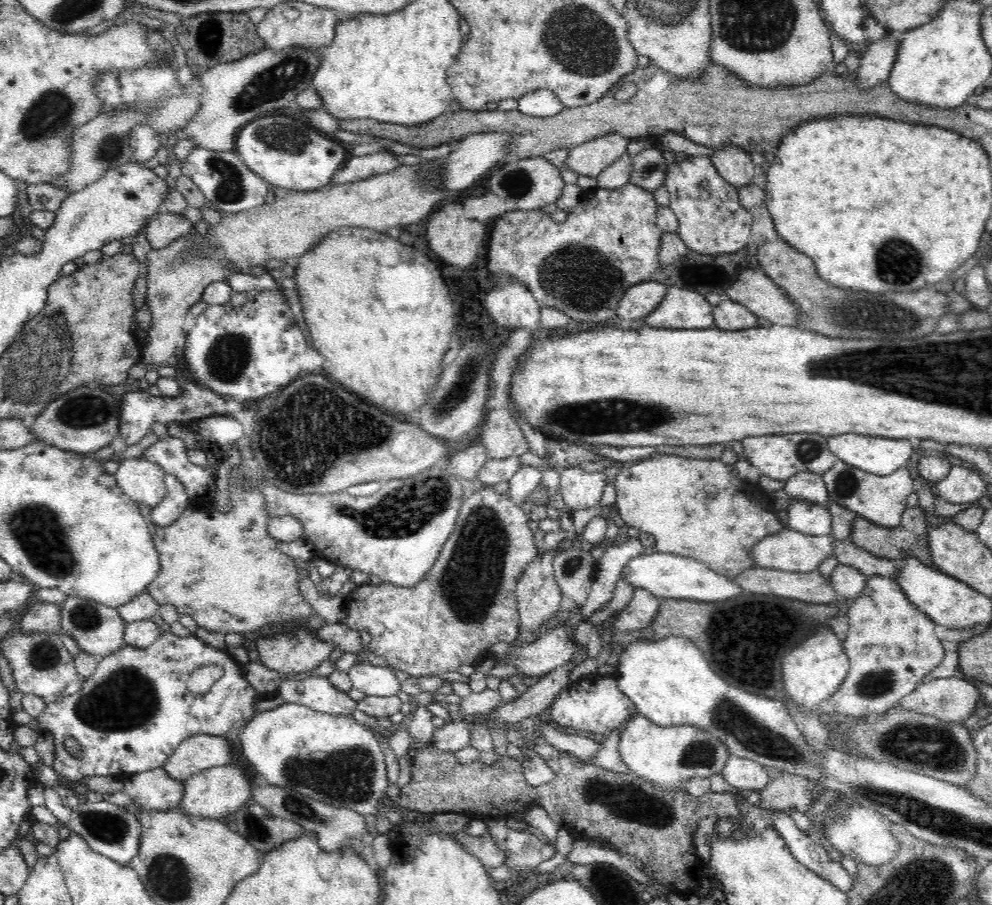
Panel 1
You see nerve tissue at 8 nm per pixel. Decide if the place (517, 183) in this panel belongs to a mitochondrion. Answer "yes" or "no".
yes

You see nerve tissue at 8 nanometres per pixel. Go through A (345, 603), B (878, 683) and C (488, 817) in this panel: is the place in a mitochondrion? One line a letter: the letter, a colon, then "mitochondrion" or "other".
A: other
B: mitochondrion
C: other

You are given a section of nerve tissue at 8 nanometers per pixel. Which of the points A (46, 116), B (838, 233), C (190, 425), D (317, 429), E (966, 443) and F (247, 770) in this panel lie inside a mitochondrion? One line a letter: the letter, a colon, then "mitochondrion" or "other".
A: mitochondrion
B: other
C: other
D: mitochondrion
E: other
F: other

